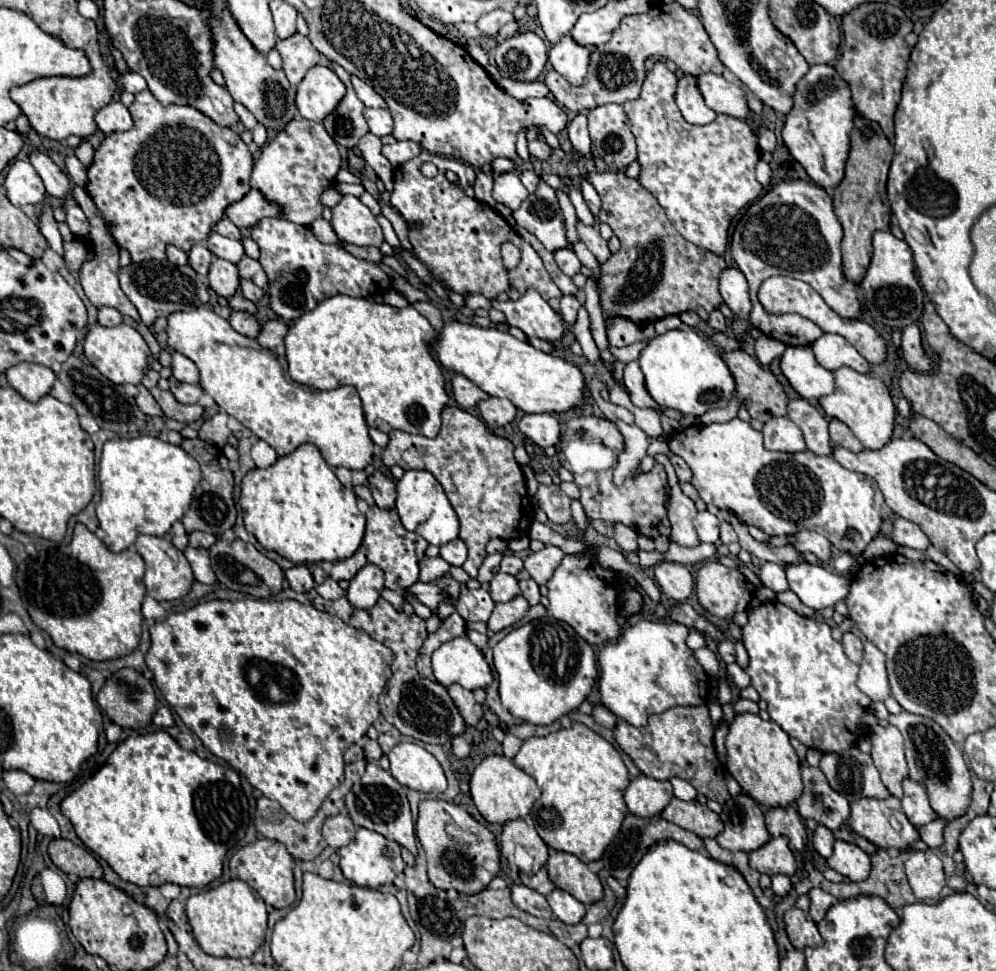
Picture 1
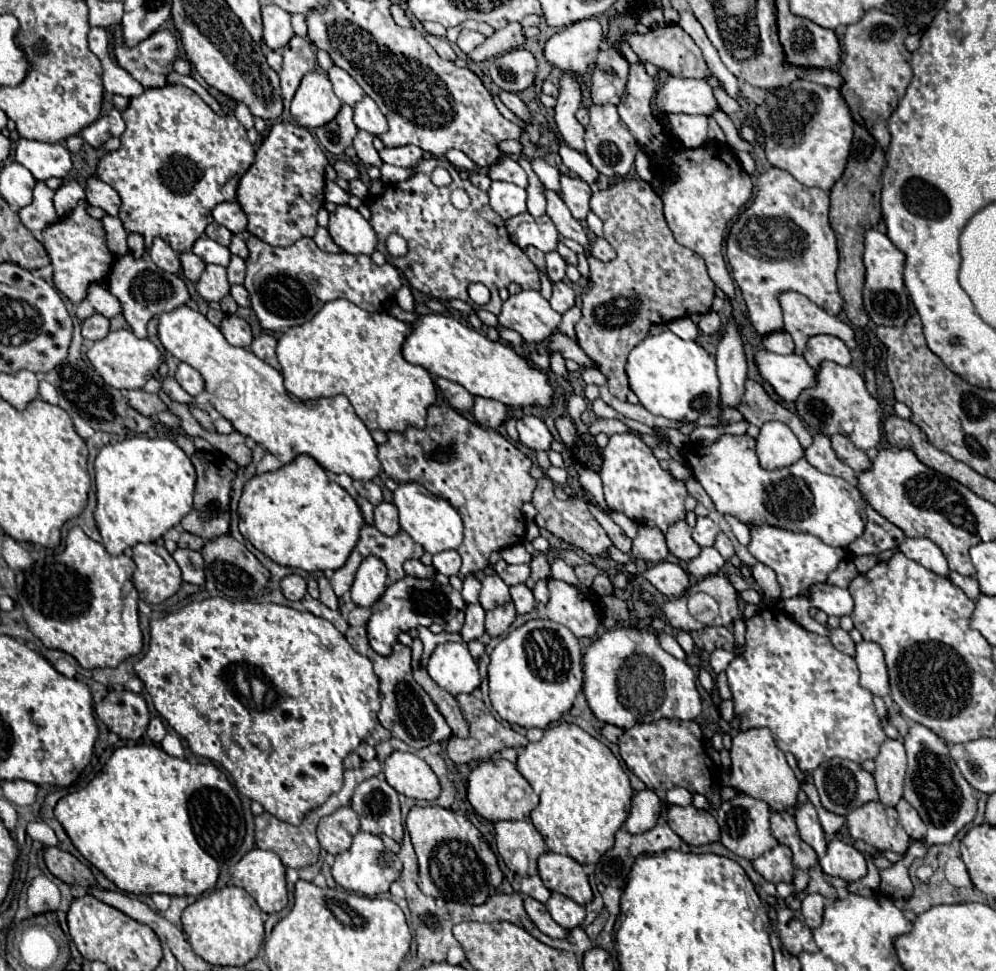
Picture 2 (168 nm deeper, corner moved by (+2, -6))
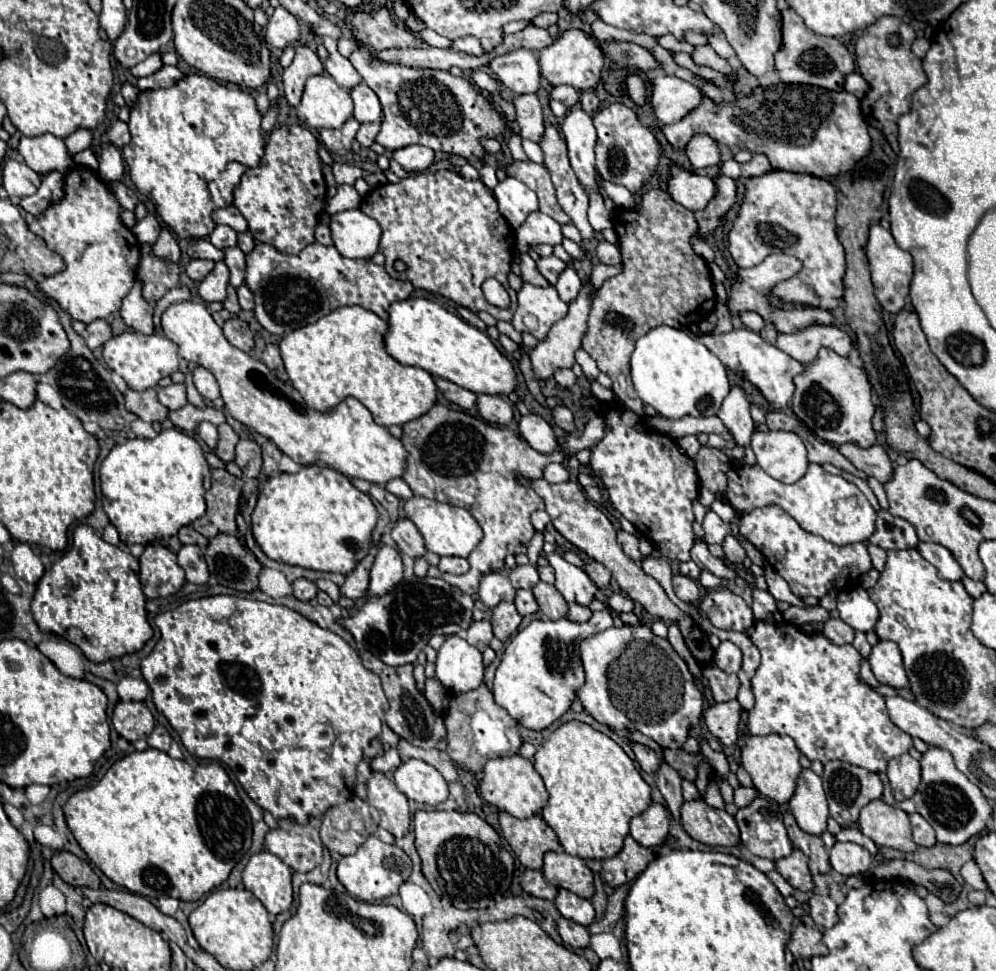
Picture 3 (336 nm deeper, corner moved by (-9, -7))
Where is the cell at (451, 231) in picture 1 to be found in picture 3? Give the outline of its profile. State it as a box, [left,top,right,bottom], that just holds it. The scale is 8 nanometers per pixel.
[360,170,516,322]

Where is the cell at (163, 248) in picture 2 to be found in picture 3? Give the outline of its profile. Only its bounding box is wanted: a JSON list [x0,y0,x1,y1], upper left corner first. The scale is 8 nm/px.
[154,228,180,262]

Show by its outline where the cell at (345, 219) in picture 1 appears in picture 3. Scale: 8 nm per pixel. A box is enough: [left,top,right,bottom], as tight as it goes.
[330,210,382,258]

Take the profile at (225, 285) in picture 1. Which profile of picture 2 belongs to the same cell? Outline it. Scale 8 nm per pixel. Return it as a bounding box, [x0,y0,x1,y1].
[197,265,231,301]

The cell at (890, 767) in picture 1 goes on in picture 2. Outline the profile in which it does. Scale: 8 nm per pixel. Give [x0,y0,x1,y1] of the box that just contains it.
[875,739,907,807]

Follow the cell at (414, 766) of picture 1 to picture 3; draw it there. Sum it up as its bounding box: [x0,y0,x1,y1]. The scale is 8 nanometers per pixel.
[394,760,448,806]

